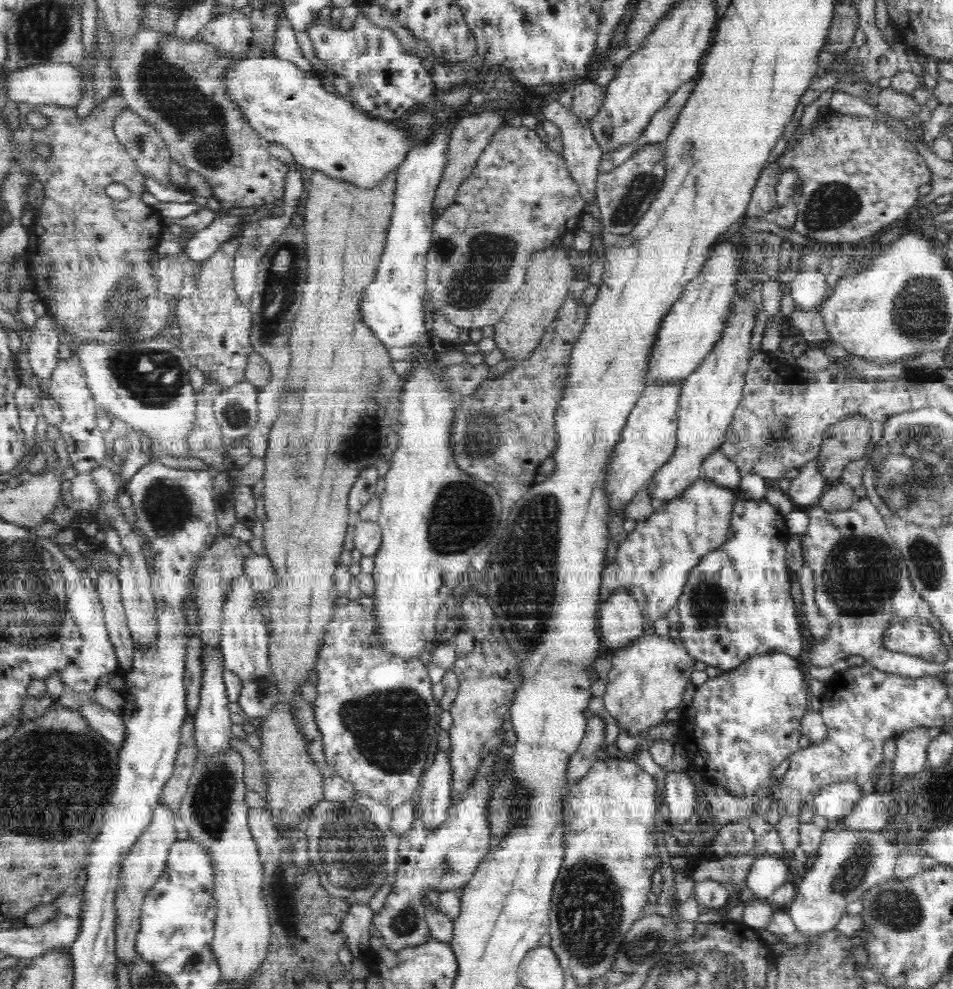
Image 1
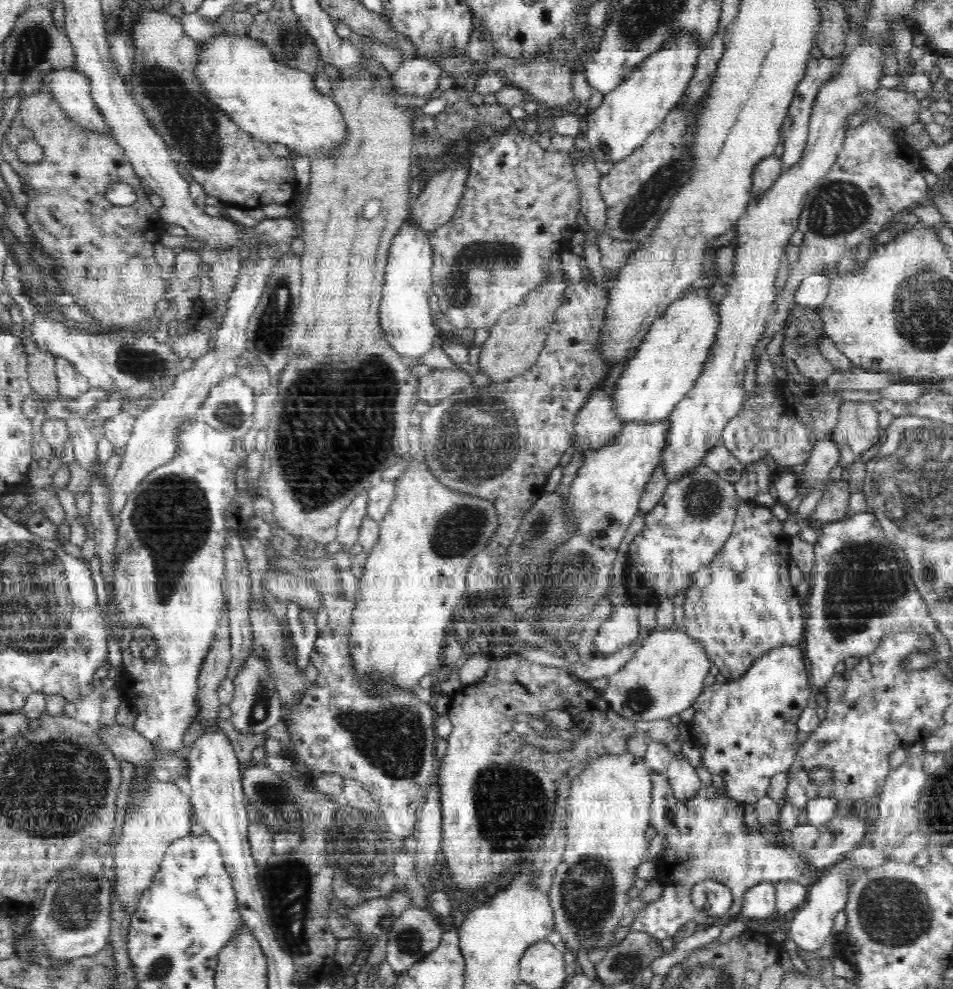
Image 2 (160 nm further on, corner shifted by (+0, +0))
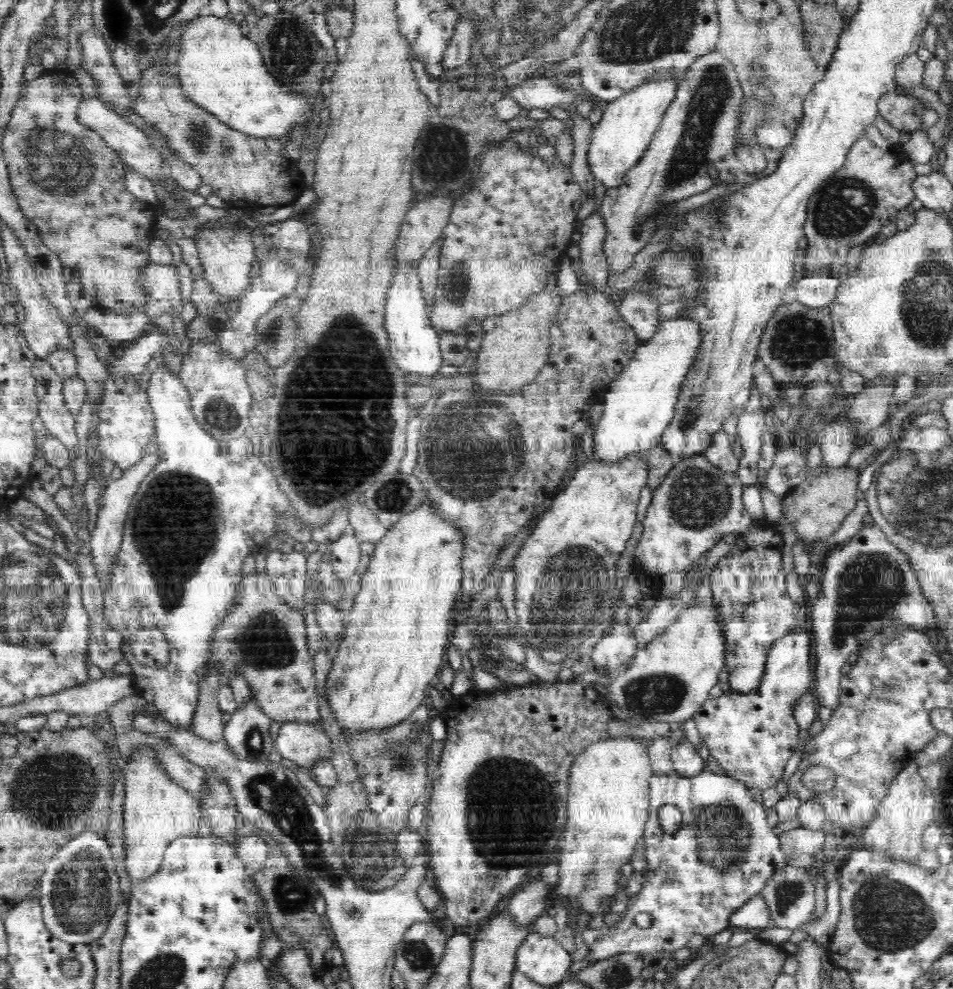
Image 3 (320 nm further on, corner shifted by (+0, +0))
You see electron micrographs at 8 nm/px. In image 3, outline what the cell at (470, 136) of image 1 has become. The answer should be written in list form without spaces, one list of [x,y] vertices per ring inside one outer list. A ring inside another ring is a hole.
[[[438,196],[408,209],[399,237],[395,240],[395,266],[400,266],[400,262],[415,262],[415,268],[418,268],[422,256],[442,236],[453,204],[448,198]]]

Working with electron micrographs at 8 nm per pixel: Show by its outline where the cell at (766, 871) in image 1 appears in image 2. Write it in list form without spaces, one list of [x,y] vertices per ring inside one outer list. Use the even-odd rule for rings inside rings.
[[[758,882],[743,895],[739,917],[743,920],[768,920],[777,916],[775,883]]]

